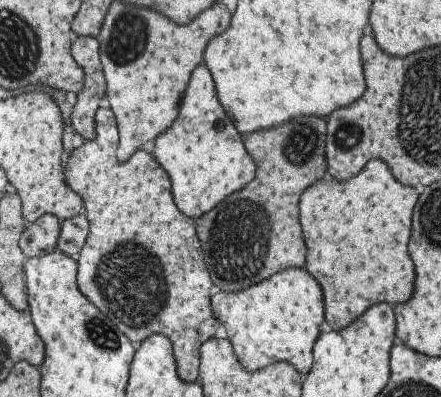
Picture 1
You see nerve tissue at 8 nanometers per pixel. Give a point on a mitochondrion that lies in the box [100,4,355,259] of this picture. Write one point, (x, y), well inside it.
(128, 37)

